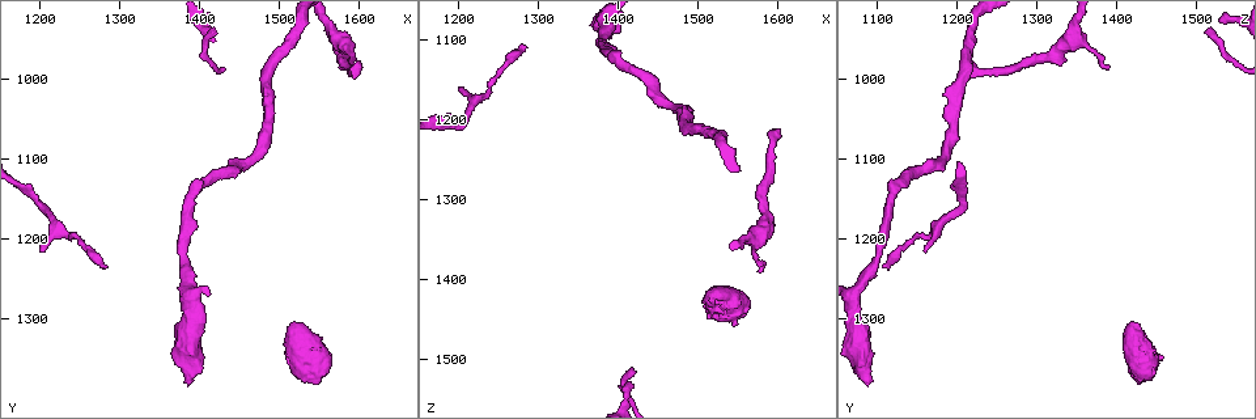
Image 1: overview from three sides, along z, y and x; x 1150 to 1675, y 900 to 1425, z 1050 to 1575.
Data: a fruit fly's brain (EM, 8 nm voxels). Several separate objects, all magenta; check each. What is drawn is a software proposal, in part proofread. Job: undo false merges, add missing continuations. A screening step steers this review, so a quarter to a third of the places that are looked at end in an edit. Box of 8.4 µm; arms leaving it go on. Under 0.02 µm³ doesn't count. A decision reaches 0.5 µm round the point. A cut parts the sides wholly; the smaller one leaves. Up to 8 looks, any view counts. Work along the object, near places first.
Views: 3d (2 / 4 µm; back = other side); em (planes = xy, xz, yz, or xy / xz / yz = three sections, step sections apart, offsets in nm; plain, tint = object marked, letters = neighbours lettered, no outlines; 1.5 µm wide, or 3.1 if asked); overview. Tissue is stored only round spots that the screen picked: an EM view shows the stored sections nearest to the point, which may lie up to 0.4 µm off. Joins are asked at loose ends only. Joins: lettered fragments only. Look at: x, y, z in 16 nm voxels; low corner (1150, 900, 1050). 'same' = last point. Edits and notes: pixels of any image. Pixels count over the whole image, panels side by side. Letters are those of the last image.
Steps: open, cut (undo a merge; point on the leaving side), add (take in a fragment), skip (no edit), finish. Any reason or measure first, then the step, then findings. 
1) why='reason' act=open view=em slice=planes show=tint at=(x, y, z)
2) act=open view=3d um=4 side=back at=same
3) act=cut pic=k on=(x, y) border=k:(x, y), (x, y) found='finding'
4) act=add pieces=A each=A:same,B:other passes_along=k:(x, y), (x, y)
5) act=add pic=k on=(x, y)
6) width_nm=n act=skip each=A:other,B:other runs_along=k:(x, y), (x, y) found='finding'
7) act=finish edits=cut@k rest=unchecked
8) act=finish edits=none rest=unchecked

why='tapers out' act=open view=em slice=yz step=4 show=tint at=(1280, 1235, 1105)

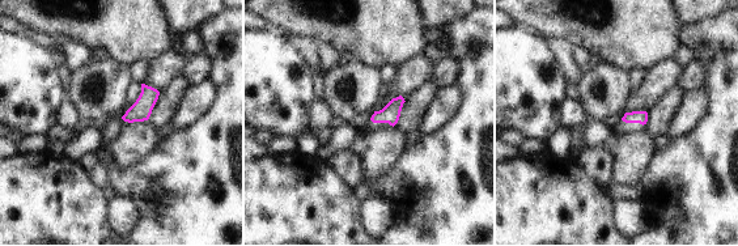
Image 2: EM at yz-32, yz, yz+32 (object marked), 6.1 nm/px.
why='cut it another way' act=open view=em slice=planes show=letters at=same

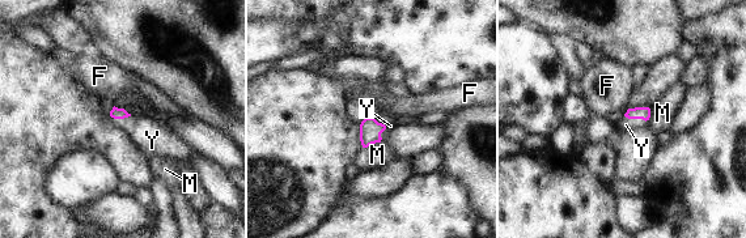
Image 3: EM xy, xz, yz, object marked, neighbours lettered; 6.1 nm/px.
act=add pieces=Y each=F:other,M:other,Y:same passes_along=3:(638, 113), (638, 118), (626, 124) found='the neuron continues'

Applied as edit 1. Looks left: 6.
act=open view=overview

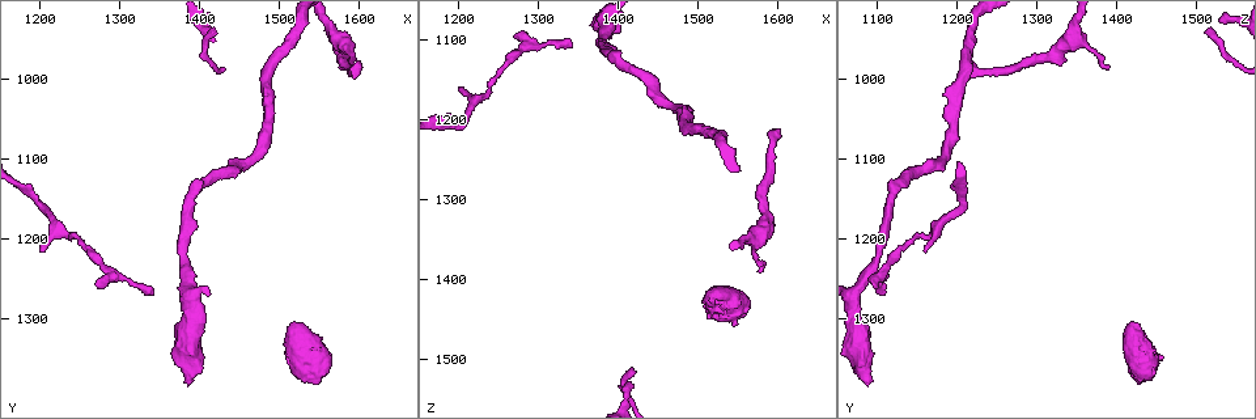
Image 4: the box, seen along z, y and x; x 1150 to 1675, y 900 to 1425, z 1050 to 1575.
why='free end' act=open view=em slice=xz step=4 show=tint at=(1385, 1385, 1085)

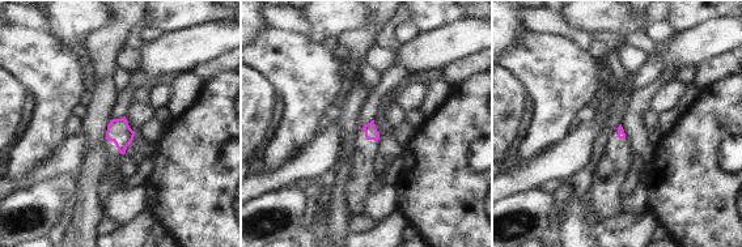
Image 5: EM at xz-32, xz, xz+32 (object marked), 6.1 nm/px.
why='another direction' act=open view=em slice=planes show=letters at=same

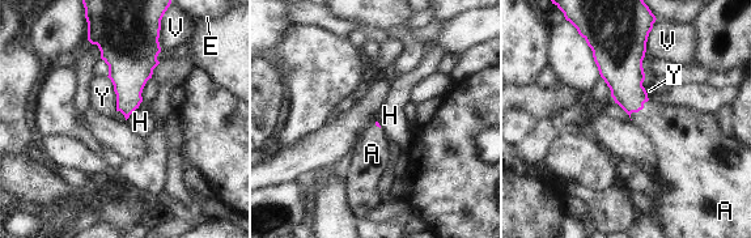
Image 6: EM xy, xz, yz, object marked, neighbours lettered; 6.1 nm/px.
act=add pieces=A each=A:same,E:other,H:other,V:other,Y:other passes_along=6:(623, 73), (637, 111), (673, 130) found='the neuron continues'

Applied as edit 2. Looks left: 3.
act=open view=overview

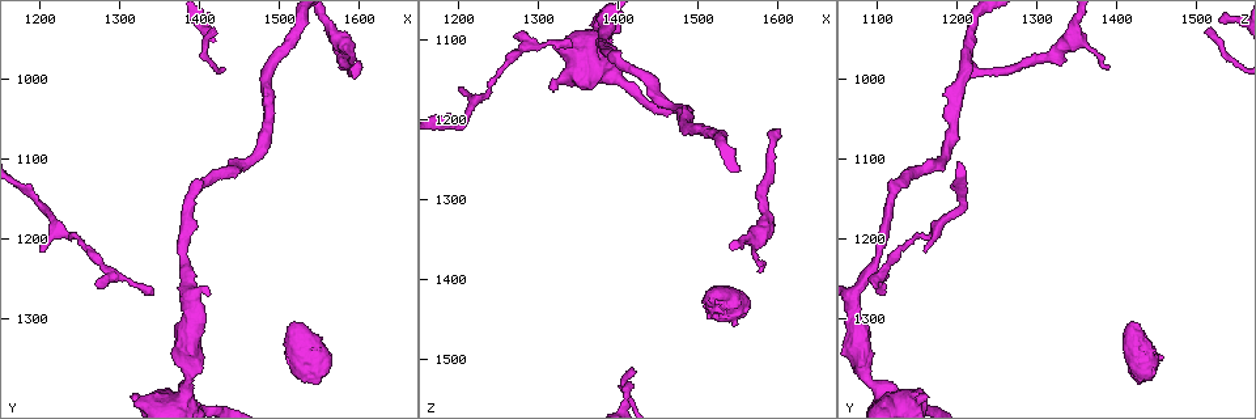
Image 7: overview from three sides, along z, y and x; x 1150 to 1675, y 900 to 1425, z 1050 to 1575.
act=open view=3d um=4 at=(1580, 985, 1390)

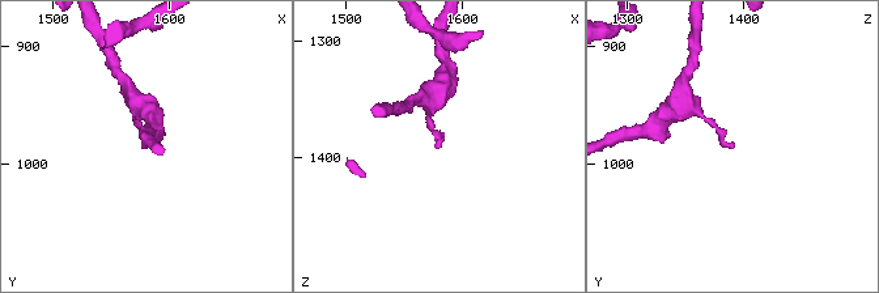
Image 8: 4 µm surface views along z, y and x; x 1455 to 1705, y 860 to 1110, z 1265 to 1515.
why='shape alone is not enough' act=open view=em slice=yz step=4 show=letters at=(1580, 986, 1392)

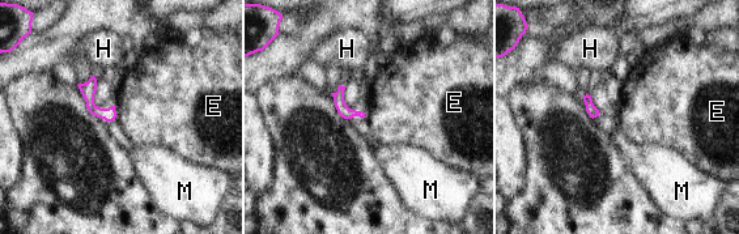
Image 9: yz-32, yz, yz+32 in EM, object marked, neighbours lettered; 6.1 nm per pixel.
longest_contact=E:100nm act=skip each=E:other,H:other,M:other runs_along=9:(83, 86), (89, 102), (111, 116) found='none of them fits'

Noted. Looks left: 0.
act=finish edits=add@3,add@6 rest=unchecked

